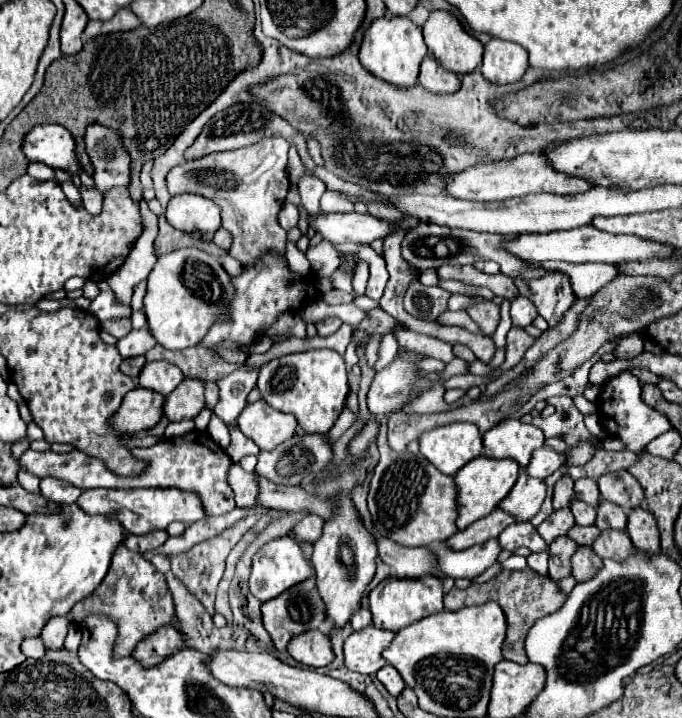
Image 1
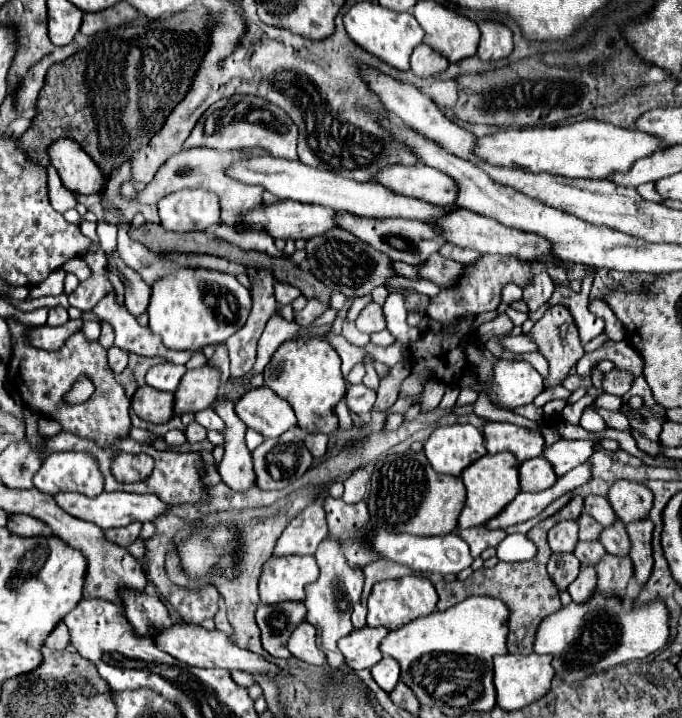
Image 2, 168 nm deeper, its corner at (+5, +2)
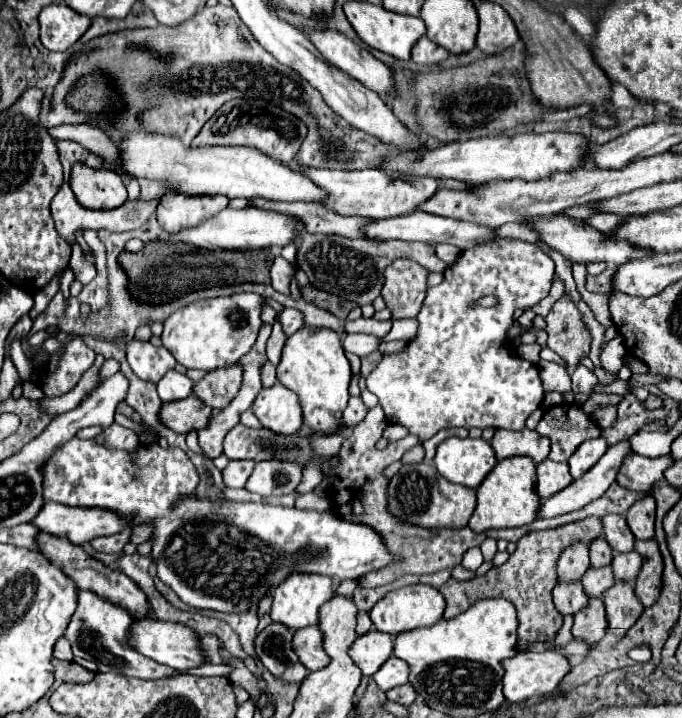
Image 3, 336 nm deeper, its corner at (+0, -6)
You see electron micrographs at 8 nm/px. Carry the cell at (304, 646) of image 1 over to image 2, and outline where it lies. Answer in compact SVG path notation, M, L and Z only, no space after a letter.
M303 621L295 631L293 635L289 637L289 651L305 661L305 663L311 663L311 665L323 665L327 659L325 659L325 653L317 647L315 643L315 627L307 621Z

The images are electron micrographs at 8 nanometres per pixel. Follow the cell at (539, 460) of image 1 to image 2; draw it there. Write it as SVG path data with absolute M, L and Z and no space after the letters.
M559 439L557 443L543 449L543 457L553 467L557 477L561 477L567 471L571 471L573 467L579 467L581 463L585 463L591 457L591 453L593 453L593 443L589 439L585 439L585 441Z

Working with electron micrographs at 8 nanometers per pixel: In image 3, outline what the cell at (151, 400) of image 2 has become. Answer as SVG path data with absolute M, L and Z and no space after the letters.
M190 395L188 399L176 403L164 403L160 411L160 419L164 419L164 425L178 433L188 433L192 429L198 431L208 425L210 417L210 407L204 405L196 395Z

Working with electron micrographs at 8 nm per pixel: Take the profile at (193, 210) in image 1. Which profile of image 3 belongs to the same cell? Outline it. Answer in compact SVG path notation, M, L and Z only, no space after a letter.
M166 193L156 209L160 227L168 231L180 231L180 227L194 227L204 219L216 215L228 205L226 195L184 195Z

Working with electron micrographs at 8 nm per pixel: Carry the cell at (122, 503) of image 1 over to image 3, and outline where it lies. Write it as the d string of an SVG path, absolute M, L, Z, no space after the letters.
M52 501L44 503L38 517L34 517L30 523L48 535L66 537L74 545L92 541L94 537L114 535L116 531L128 527L128 523L124 523L120 515L112 515L112 511L68 507Z

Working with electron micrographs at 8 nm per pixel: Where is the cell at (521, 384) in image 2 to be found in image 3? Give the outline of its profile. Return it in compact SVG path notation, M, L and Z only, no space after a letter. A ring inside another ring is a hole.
M496 239L492 243L462 251L458 261L444 271L444 281L428 289L420 315L416 317L416 337L406 343L404 351L384 355L378 367L366 377L368 391L380 399L380 407L384 409L388 423L406 427L408 433L420 439L420 443L436 435L440 429L450 427L524 429L528 415L540 407L544 389L536 365L522 359L518 353L508 351L508 331L514 325L514 311L518 307L528 309L548 295L552 277L554 261L548 253L522 239ZM484 295L496 295L500 303L496 307L476 305L476 301Z

